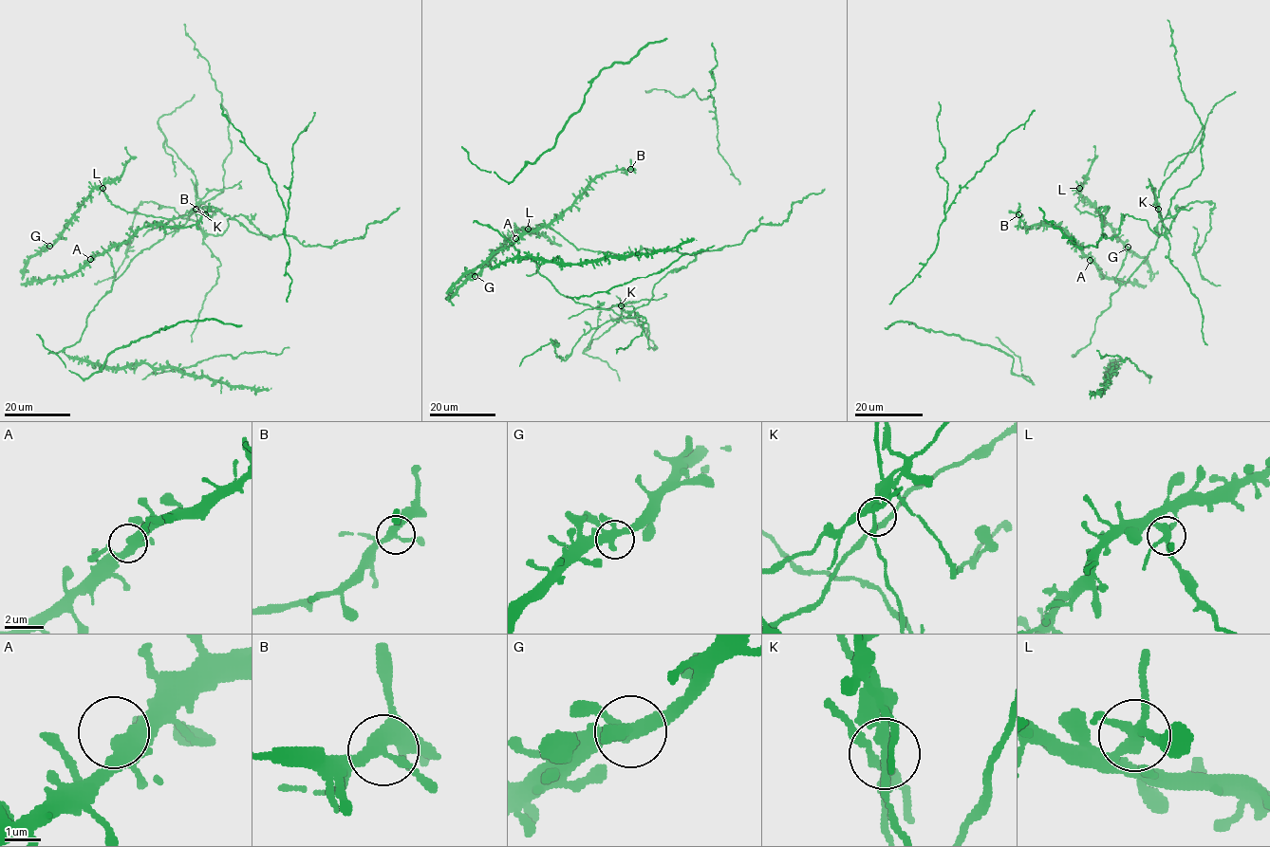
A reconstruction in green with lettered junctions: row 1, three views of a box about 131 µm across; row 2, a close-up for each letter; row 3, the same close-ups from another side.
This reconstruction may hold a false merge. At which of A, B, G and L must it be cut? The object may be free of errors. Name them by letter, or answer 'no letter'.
L

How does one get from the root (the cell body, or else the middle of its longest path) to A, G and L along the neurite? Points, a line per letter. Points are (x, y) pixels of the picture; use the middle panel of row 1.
A: (600, 305), (646, 304), (695, 256), (577, 249), (539, 224), (516, 229), (447, 298), (515, 238)
G: (600, 305), (628, 312), (646, 304), (656, 283), (695, 256), (577, 249), (539, 224), (516, 229), (475, 276)
L: (600, 305), (646, 304), (695, 256), (620, 256), (528, 229)

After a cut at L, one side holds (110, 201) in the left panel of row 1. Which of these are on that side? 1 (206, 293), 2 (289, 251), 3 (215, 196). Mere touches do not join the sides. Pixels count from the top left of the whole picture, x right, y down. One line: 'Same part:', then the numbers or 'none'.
Same part: 1

